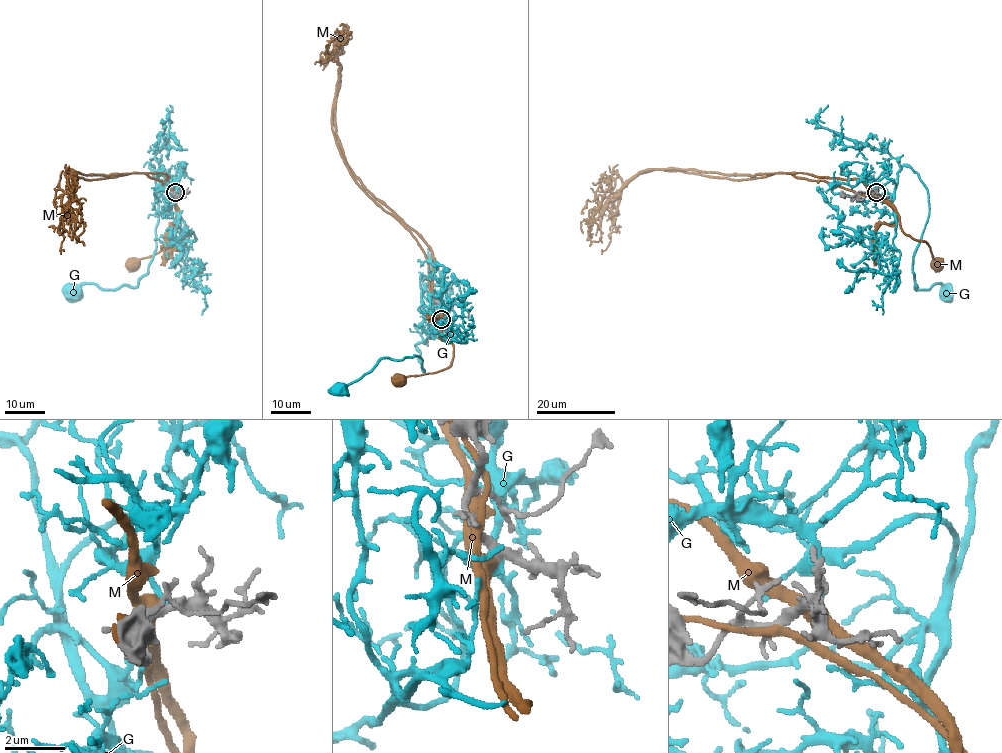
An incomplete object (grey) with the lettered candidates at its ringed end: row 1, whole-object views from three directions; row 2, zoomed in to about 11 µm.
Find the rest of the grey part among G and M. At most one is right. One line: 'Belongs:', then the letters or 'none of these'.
Belongs: G

